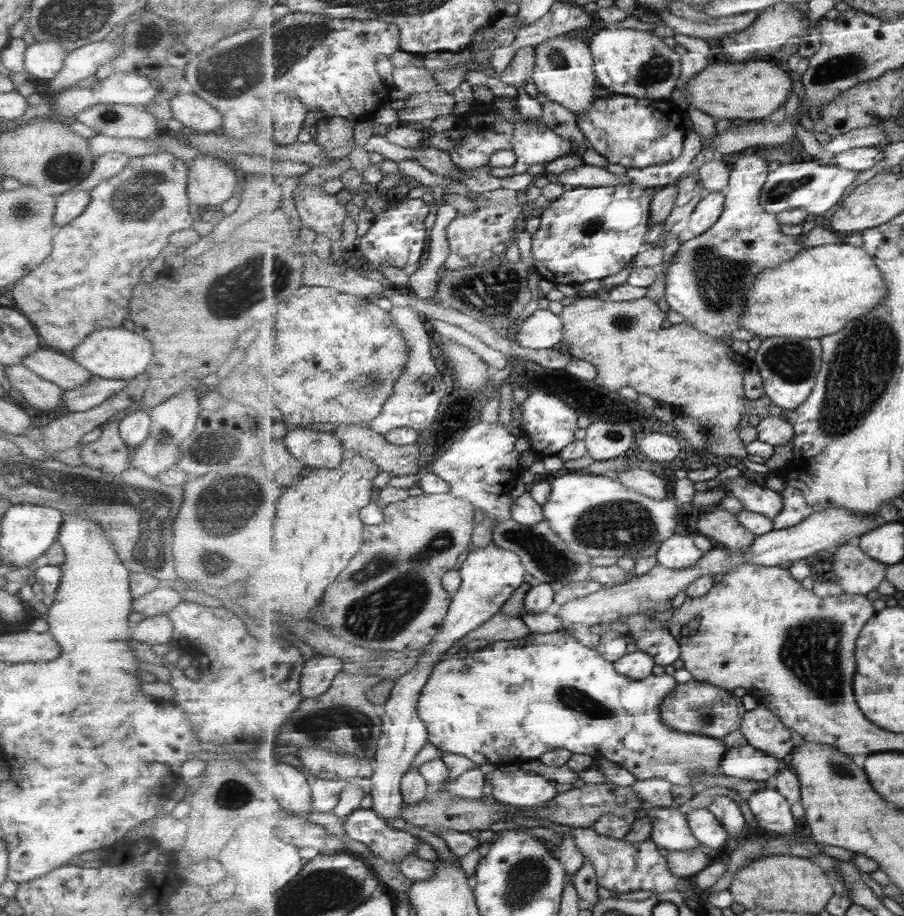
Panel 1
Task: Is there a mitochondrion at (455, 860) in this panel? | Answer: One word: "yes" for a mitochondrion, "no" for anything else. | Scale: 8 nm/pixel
no

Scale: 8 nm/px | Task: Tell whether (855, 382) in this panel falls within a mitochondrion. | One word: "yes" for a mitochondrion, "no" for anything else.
yes

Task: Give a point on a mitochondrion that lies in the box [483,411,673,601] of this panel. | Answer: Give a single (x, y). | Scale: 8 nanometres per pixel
(621, 525)

